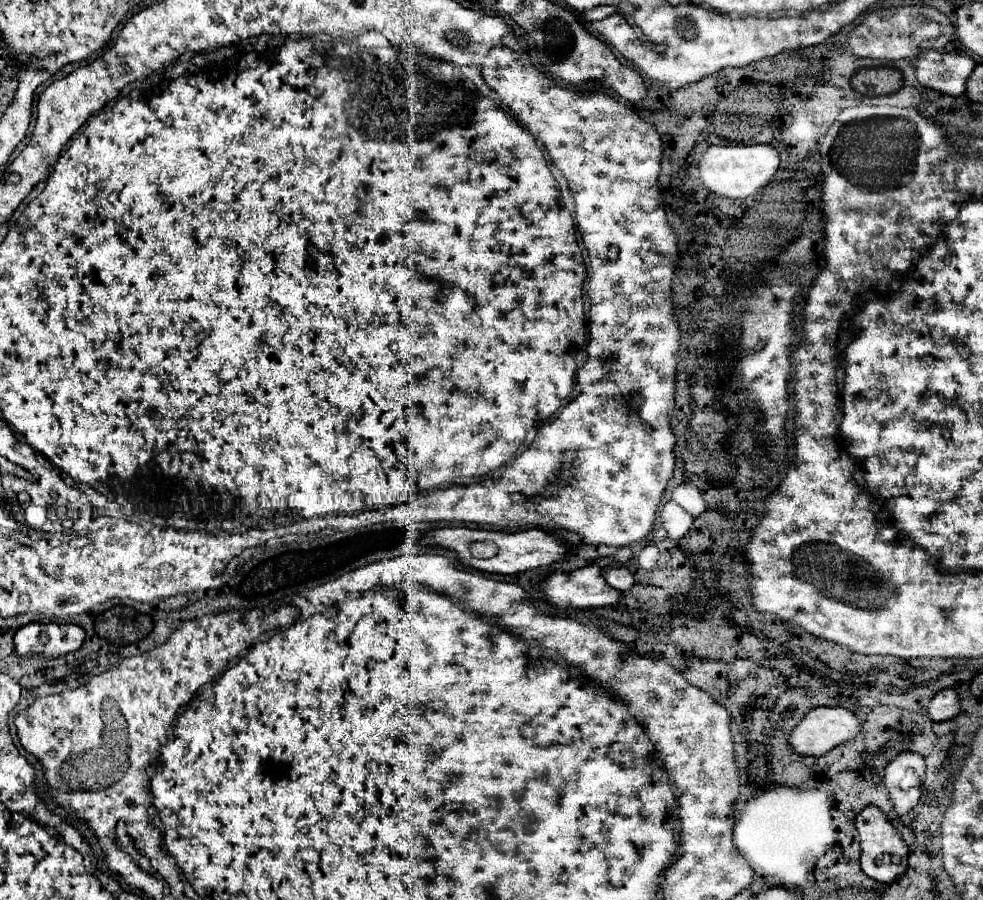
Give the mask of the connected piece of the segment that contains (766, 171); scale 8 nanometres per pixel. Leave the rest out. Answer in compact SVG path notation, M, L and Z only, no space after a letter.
M708 146L700 158L700 182L720 198L744 200L764 188L776 174L780 156L772 146Z

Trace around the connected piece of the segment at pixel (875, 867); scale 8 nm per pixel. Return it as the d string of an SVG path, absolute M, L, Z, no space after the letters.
M864 806L856 816L854 816L854 826L860 834L860 844L862 844L862 856L860 856L860 866L866 876L878 880L878 882L894 882L898 876L906 872L908 866L908 846L900 838L898 830L892 826L890 818L876 806Z

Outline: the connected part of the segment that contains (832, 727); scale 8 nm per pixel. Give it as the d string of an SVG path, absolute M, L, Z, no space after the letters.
M840 706L812 708L792 730L790 744L802 756L824 756L838 744L846 744L860 732L854 712Z

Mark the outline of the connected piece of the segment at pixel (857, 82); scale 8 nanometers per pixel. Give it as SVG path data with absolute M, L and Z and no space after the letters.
M862 68L852 76L852 88L864 96L894 94L902 88L902 72L896 68Z

